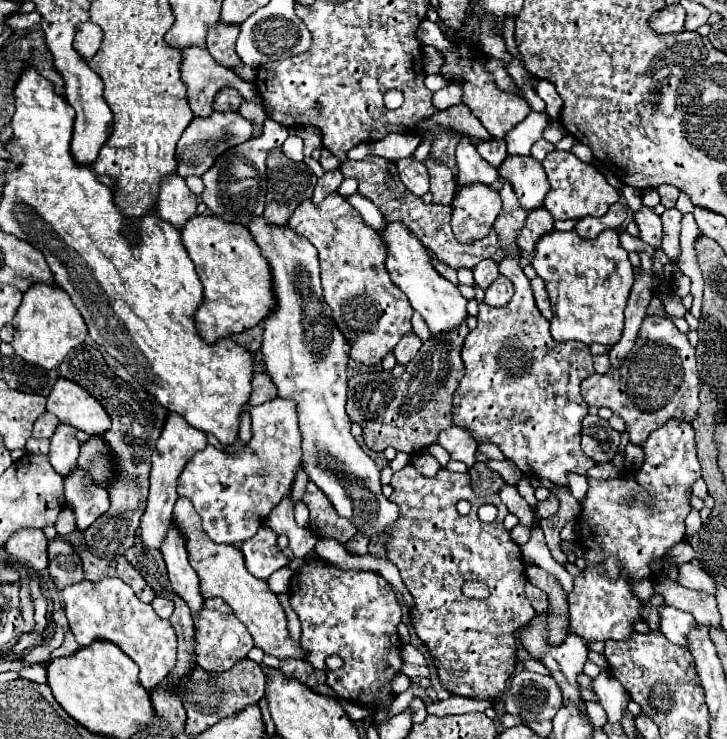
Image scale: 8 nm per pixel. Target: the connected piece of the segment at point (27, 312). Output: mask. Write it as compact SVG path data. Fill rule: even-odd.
M33 285L27 289L11 323L15 327L15 337L11 343L15 353L27 363L43 369L57 369L65 355L87 337L87 325L81 313L73 305L71 297L55 285Z

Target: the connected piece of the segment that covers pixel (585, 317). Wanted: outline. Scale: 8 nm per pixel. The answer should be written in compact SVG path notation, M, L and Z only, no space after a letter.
M553 229L537 241L531 265L535 273L545 281L545 289L549 293L549 301L555 315L551 321L551 335L555 341L573 339L585 345L591 345L591 343L615 345L621 339L623 311L633 285L633 265L627 257L627 251L621 247L617 231L603 231L595 239L583 239L575 229L573 231Z

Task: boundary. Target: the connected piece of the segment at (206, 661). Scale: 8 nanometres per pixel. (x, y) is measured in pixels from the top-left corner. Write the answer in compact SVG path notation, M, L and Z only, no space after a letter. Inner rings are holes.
M219 597L205 599L199 613L193 613L193 627L195 627L195 663L201 665L207 671L227 671L231 669L239 659L245 659L247 653L253 649L253 639L249 637L249 631L237 617L233 617L233 611L225 601Z

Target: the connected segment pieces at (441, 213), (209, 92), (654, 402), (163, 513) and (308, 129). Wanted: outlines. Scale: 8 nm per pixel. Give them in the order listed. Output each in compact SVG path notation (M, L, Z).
M369 155L361 161L345 161L341 163L341 173L345 177L355 177L359 181L359 191L361 195L365 195L367 199L371 199L379 209L381 213L385 215L385 219L389 221L401 221L403 225L407 225L407 229L417 235L421 239L421 243L433 251L433 255L453 267L453 269L473 269L479 261L483 259L495 259L495 263L503 261L505 259L505 251L503 251L503 245L499 241L499 235L495 229L489 231L487 237L479 239L479 241L473 241L473 243L459 243L451 231L451 205L437 205L437 203L423 203L421 197L415 197L413 193L409 193L409 189L401 183L401 179L397 177L397 169L395 169L395 163L389 161L389 159L383 159L383 157L375 157L375 155Z
M185 47L181 49L183 53L183 61L181 61L181 73L183 73L183 81L187 83L187 103L193 111L195 117L207 117L209 113L213 113L213 97L219 89L227 87L227 85L239 85L239 91L245 99L251 99L251 101L257 101L261 105L261 97L257 97L257 89L253 83L245 83L241 81L231 69L223 67L223 65L217 65L217 61L209 55L209 51L205 47Z
M647 315L643 319L643 325L639 329L637 339L635 339L633 351L627 353L623 365L621 367L611 367L603 375L593 373L591 377L587 377L581 383L581 391L583 391L581 395L587 401L587 405L609 407L615 415L619 415L625 421L625 429L629 433L629 441L633 445L643 447L643 443L647 441L649 433L653 433L659 427L663 427L669 419L679 419L679 421L687 421L687 423L693 423L697 419L697 409L699 409L699 399L697 399L699 377L697 377L695 349L687 341L687 335L677 331L677 327L671 323L671 319Z
M169 413L161 431L161 437L153 449L151 457L151 487L149 487L149 499L147 499L147 509L141 517L141 537L145 547L159 549L161 541L169 529L169 519L173 515L173 505L177 501L177 477L181 475L181 469L185 467L185 461L193 457L193 453L201 451L207 447L207 435L195 427L191 427L181 415Z
M311 125L291 127L289 133L303 139L303 143L305 143L305 155L311 155L313 149L317 149L321 145L321 131L317 127L311 127Z

